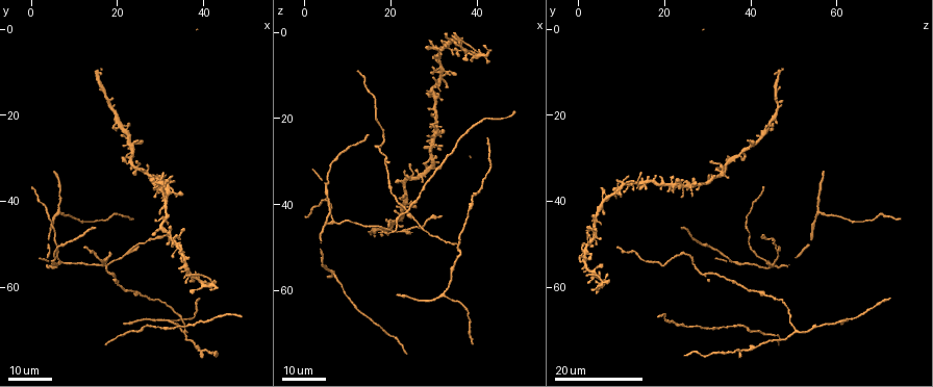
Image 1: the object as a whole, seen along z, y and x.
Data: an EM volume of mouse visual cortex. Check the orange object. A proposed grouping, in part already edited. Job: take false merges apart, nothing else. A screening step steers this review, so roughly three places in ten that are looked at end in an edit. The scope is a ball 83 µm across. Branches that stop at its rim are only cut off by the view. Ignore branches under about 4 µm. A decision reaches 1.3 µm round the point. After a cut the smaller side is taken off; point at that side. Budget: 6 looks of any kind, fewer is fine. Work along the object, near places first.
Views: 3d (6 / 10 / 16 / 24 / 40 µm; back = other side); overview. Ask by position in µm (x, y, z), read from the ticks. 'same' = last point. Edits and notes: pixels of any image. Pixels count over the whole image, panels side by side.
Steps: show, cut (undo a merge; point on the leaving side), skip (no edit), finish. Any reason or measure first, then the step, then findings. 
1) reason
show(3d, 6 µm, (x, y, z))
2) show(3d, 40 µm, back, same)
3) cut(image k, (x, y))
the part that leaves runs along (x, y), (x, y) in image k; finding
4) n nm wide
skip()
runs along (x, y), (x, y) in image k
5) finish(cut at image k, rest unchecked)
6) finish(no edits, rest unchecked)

four or more arms meet
show(3d, 24 µm, (30.0, 46.0, 3.0))

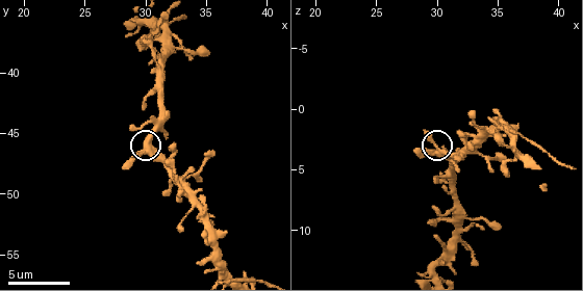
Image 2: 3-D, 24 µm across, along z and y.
show(3d, 10 µm, (30.0, 46.6, 3.4))

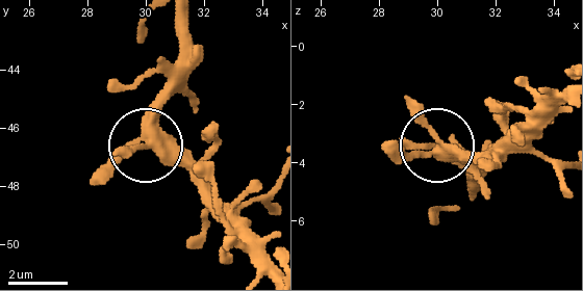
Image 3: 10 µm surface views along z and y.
360 nm wide
skip()
runs along (181, 65), (149, 142), (181, 160), (224, 202) in image 3; all the same cell

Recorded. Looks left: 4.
three arms meet
show(3d, 16 µm, (30.0, 36.5, 24.0))

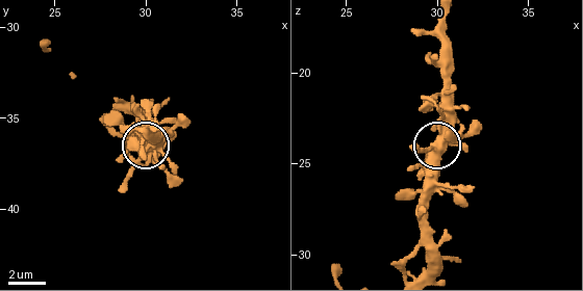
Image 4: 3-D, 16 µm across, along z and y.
show(3d, 6 µm, same)

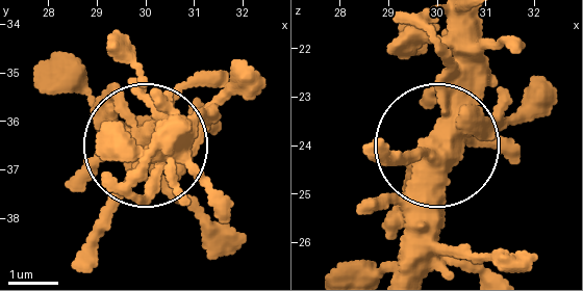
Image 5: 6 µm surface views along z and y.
360 nm wide
skip()
continuous, no second cell

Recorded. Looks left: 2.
side arm on a straight run
show(3d, 24 µm, (24.0, 50.5, 46.5))

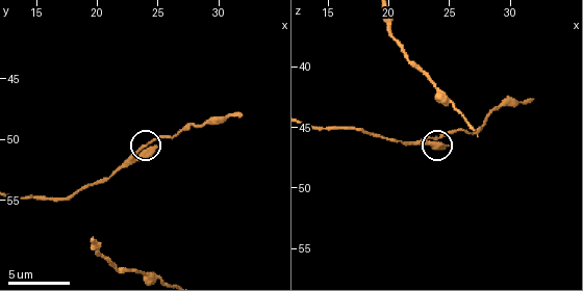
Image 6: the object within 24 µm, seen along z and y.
show(3d, 6 µm, (23.4, 51.0, 46.0))

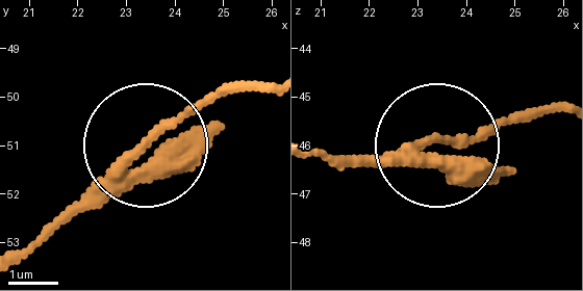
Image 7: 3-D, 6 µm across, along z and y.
cut(image 7, (175, 127))
the part that leaves runs along (120, 167), (214, 101), (264, 93) in image 7; a second cell is stuck on

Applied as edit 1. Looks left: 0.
finish(cut at image 7, rest unchecked)

